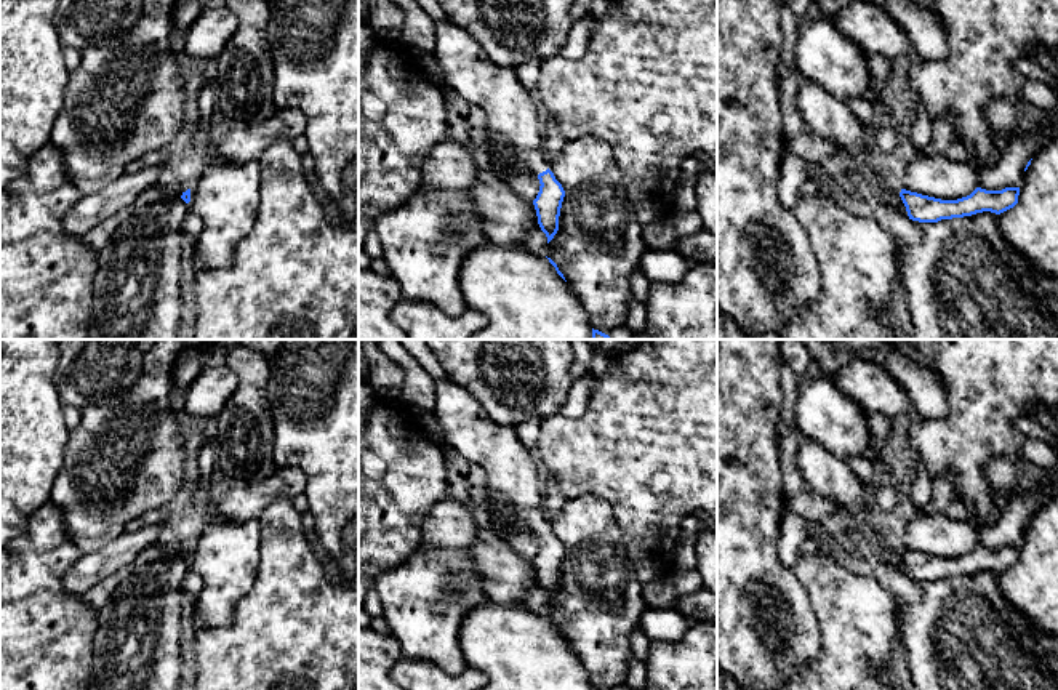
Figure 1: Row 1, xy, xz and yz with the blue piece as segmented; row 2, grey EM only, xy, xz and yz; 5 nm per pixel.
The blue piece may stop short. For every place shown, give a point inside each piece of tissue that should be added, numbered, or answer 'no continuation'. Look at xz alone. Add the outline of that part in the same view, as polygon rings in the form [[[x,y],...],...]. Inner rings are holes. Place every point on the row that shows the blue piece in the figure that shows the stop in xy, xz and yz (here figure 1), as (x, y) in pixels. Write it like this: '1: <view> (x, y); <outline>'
1: xz (516, 144); [[[448,21],[435,22],[432,54],[450,88],[487,115],[490,171],[507,183],[514,175],[538,176],[546,171],[549,166],[544,158],[544,138],[536,106],[530,91],[519,82],[515,69],[490,61],[471,34]]]

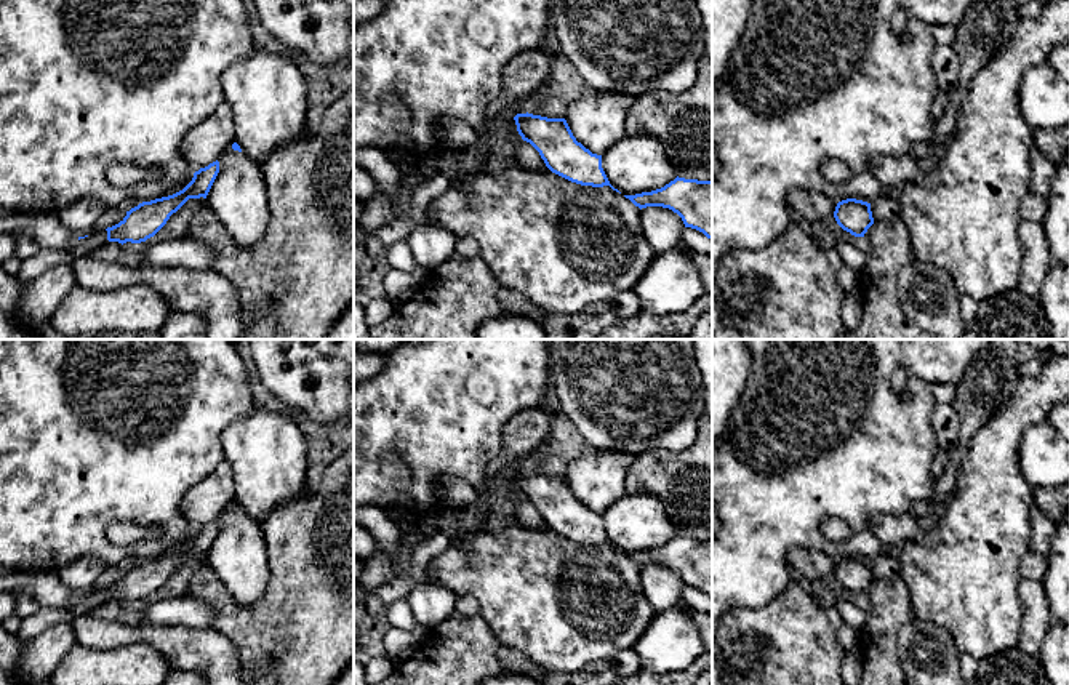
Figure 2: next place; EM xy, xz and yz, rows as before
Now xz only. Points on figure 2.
no continuation

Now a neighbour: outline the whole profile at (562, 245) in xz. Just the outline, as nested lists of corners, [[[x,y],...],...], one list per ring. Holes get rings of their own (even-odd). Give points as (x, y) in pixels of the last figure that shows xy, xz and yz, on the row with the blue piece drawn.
[[[507,168],[482,173],[462,181],[430,202],[427,210],[435,224],[459,235],[470,235],[480,246],[480,258],[502,288],[520,293],[547,314],[571,315],[587,304],[602,302],[619,291],[632,290],[656,253],[647,242],[640,208],[610,186],[592,187],[571,182],[551,170]]]

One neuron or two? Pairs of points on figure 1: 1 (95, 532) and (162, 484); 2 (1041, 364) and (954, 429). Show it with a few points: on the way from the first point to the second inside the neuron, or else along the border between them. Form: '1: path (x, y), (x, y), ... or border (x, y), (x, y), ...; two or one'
1: path (111, 516), (116, 511), (125, 509), (146, 489); one
2: path (1020, 367), (975, 412); one

